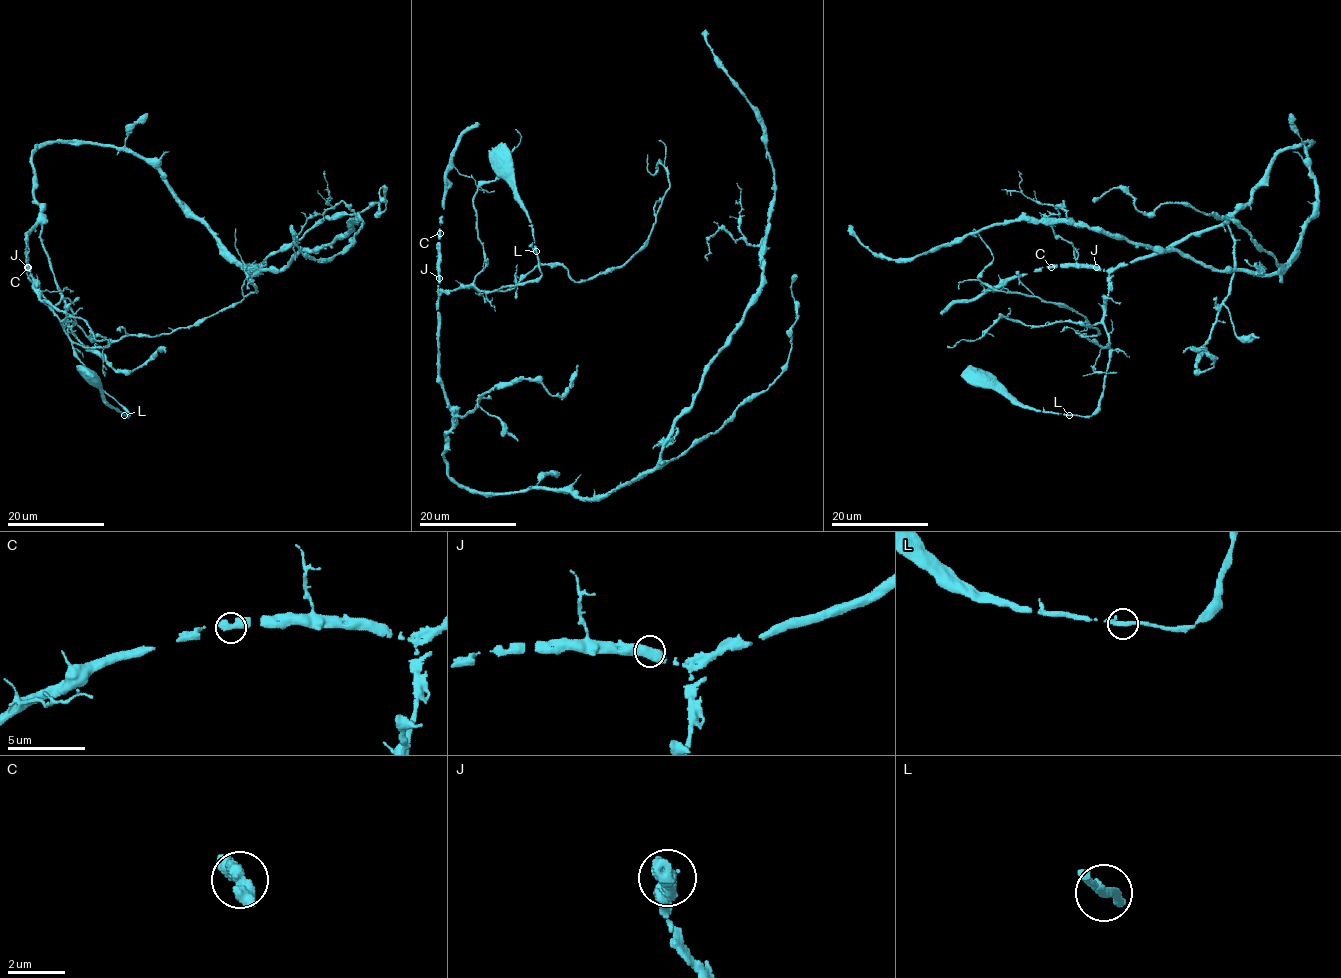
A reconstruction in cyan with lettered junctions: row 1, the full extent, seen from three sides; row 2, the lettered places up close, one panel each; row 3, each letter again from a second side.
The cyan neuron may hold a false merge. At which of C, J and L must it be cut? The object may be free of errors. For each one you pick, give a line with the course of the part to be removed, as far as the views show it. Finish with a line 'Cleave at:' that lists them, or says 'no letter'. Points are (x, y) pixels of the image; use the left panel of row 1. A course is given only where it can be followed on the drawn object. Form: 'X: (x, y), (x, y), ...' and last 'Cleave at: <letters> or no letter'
Cleave at: no letter

